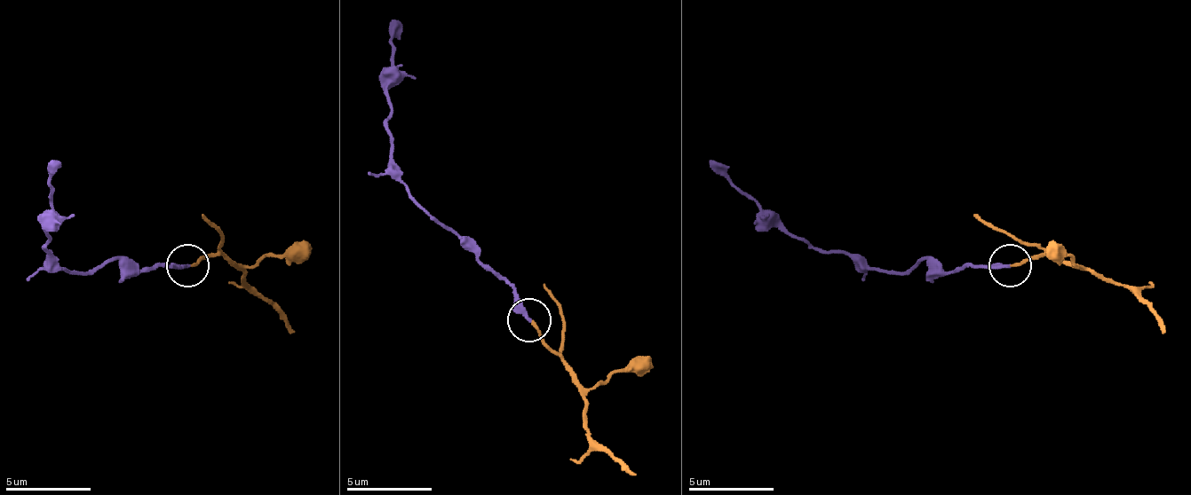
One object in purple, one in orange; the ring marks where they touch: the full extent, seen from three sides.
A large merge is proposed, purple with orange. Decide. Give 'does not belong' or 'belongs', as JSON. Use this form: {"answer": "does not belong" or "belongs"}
{"answer": "belongs"}

